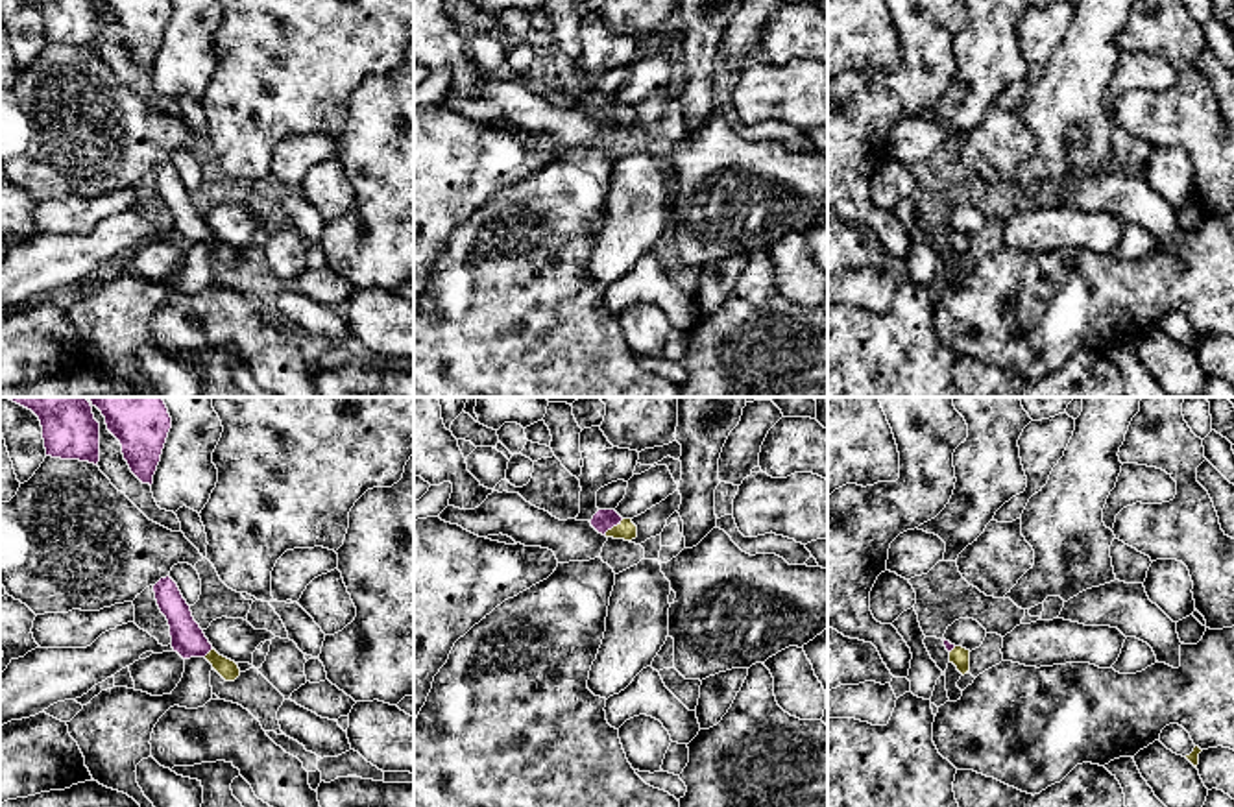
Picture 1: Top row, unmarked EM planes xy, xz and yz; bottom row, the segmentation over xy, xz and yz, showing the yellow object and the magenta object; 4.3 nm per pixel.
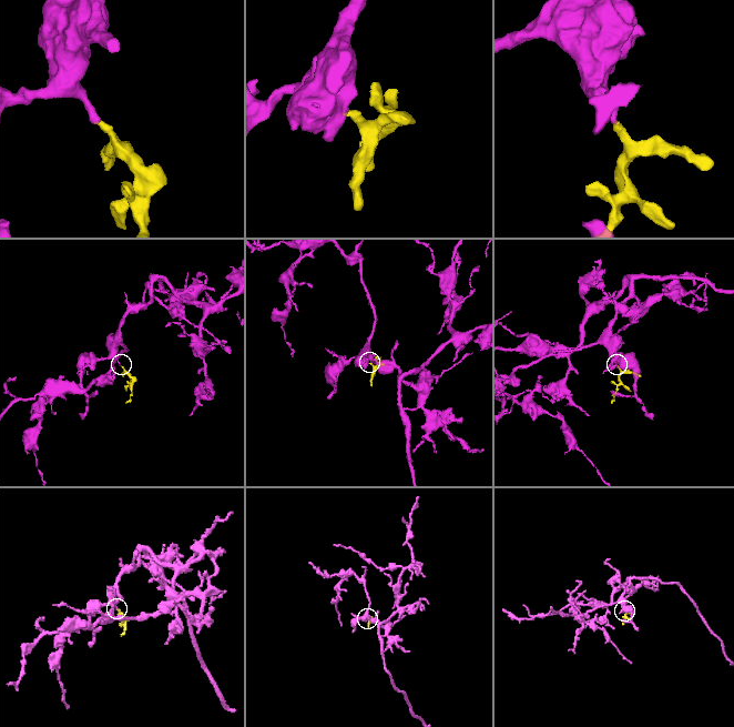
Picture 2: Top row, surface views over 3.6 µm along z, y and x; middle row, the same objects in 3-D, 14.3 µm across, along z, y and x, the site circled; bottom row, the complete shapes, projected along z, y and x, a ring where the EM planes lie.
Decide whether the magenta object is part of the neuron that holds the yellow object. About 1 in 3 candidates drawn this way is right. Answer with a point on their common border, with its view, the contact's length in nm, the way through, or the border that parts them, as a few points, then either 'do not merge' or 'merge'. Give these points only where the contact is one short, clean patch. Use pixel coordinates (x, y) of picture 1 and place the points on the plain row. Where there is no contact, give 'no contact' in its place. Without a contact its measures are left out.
contact xz (614, 113); length 110 nm; way xz (627, 117), (614, 113), (604, 106); merge

